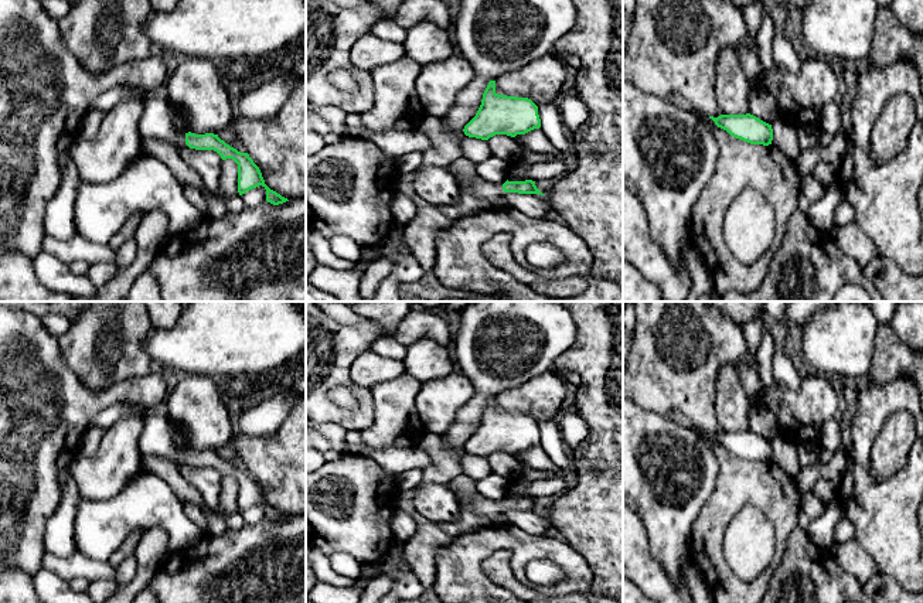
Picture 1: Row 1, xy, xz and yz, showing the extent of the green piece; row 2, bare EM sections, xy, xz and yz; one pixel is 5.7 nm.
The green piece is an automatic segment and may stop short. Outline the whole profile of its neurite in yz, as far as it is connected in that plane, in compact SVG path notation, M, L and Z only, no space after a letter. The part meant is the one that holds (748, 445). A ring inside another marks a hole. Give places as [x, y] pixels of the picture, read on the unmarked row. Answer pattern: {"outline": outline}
{"outline": "M721 432L718 435L709 433L715 442L726 447L730 453L747 459L750 461L769 463L773 457L772 442L759 435L746 432Z"}

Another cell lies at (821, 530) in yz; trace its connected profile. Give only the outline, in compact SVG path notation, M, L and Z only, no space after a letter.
M834 500L825 504L824 512L810 521L807 535L822 549L834 549L834 531L837 524L845 517L842 500Z

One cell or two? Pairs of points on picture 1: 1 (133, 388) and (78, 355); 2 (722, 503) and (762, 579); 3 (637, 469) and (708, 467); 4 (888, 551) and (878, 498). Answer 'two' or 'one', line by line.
1: two
2: one
3: one
4: one

